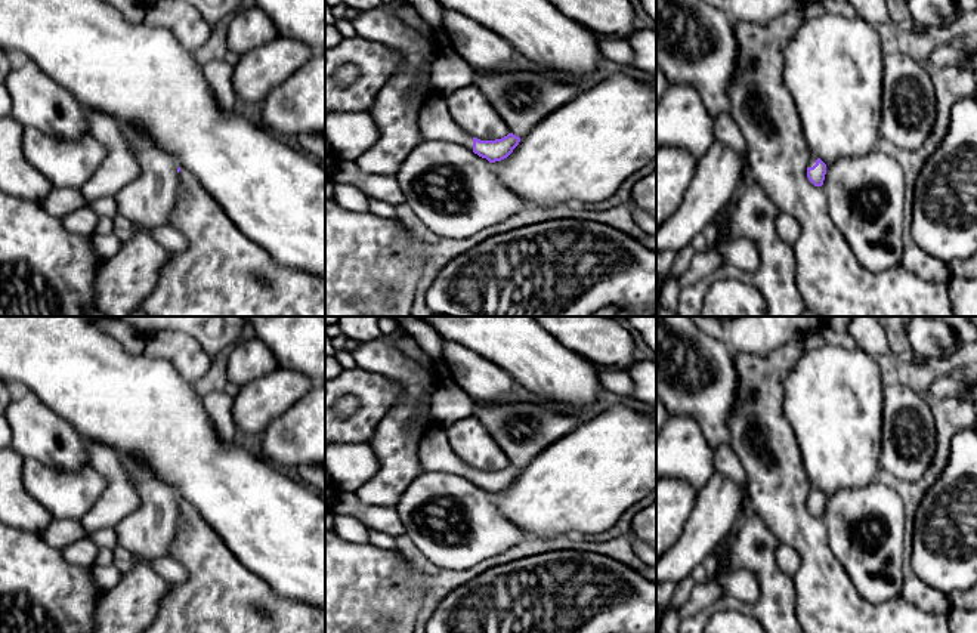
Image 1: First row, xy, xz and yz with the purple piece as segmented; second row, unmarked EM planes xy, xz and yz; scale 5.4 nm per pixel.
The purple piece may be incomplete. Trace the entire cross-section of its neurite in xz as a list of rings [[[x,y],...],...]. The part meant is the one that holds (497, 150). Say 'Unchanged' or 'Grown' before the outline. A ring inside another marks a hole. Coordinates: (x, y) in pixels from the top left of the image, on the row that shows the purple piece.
Grown. [[[438,96],[423,105],[418,115],[418,132],[423,141],[448,141],[463,145],[489,163],[507,158],[520,142],[520,138],[513,133],[495,141],[472,138],[457,126],[446,102]]]

